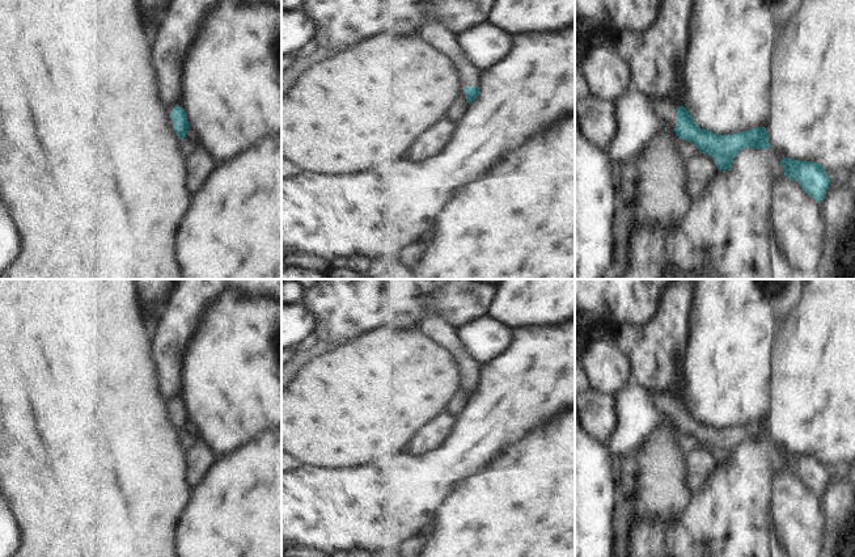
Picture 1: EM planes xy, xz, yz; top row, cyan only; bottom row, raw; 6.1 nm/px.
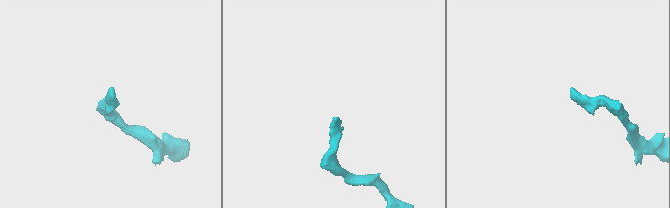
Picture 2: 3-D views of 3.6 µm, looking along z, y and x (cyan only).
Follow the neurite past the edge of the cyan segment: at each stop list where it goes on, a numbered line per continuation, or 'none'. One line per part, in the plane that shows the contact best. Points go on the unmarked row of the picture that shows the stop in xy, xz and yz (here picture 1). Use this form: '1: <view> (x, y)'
1: xz (434, 325)

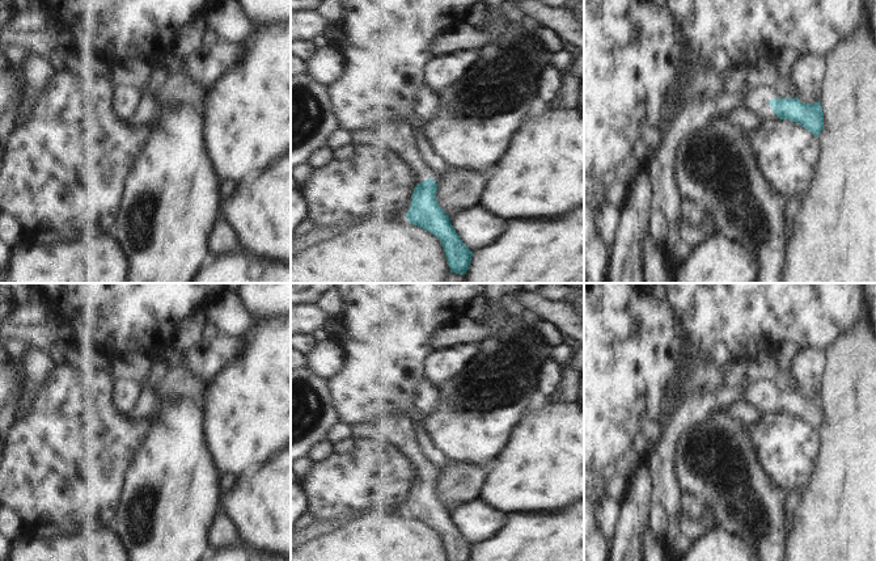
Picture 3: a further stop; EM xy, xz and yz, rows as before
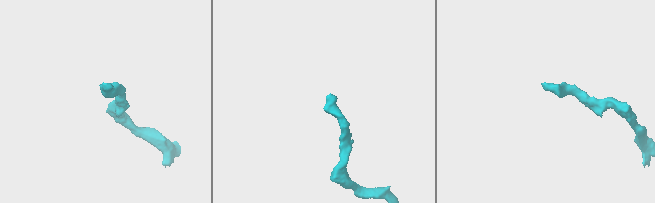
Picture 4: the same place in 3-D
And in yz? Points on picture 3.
1: yz (747, 406)

